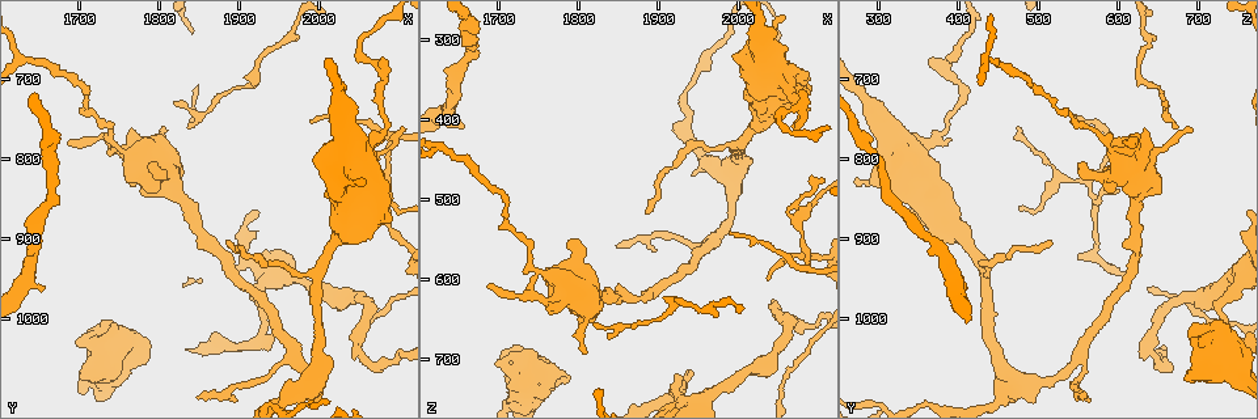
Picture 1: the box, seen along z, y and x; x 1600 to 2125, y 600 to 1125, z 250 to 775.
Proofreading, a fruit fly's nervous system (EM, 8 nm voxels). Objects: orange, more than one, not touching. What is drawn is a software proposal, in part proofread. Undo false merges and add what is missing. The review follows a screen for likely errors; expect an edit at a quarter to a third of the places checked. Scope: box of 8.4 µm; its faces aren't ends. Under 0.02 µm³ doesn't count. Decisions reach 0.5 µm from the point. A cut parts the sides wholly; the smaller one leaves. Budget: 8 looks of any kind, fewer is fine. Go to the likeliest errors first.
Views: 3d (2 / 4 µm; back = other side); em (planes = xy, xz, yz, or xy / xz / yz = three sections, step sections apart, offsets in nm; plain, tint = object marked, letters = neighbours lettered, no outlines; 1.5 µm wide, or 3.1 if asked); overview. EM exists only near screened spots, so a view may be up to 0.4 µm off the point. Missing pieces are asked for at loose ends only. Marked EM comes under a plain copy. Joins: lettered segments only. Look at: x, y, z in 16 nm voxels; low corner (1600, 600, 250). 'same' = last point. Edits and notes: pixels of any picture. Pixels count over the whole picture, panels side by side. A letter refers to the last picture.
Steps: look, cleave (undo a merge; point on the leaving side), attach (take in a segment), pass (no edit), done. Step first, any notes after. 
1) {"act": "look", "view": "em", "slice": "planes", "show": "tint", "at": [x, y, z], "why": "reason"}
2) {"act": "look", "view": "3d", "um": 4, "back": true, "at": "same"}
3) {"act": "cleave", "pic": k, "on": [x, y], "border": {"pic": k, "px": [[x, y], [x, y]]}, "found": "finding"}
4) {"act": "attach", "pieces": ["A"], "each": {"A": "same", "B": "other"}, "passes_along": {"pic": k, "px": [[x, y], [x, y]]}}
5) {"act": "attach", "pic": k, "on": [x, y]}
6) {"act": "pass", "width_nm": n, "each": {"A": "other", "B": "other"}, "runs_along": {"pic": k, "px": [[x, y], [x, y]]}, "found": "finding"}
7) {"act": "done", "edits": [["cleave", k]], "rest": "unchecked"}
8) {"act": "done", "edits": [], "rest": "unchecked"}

{"act": "look", "view": "3d", "um": 2, "at": [1805, 765, 690], "why": "branch stops here"}

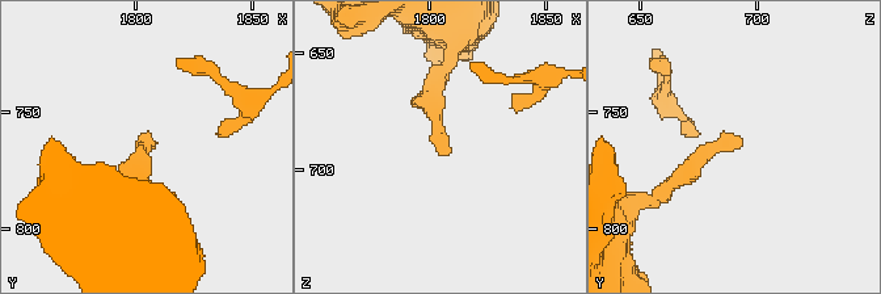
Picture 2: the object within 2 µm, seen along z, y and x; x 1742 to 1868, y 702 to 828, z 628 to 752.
{"act": "look", "view": "em", "slice": "xy", "step": 8, "show": "letters", "at": [1808, 764, 691], "why": "need the tissue"}

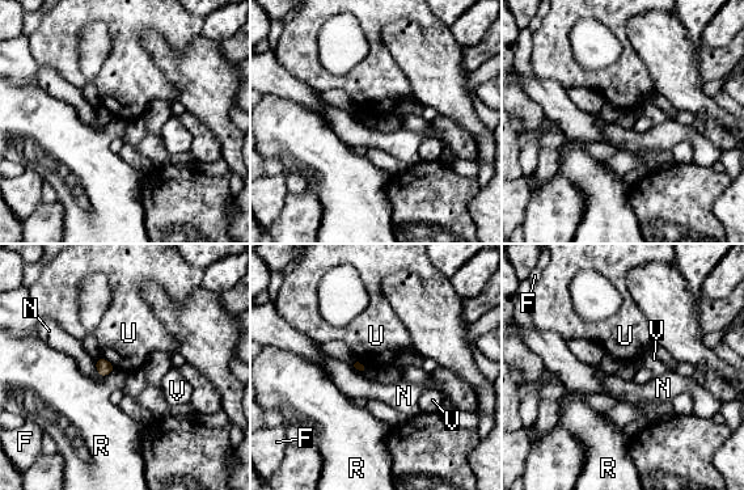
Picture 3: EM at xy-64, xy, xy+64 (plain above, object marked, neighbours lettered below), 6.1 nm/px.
{"act": "pass", "each": {"F": "other", "N": "other", "R": "other", "U": "other", "V": "other"}, "border": {"pic": 3, "px": [[114, 368], [102, 377]]}, "found": "none of them fits"}

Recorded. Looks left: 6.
{"act": "look", "view": "em", "slice": "planes", "show": "tint", "at": [2055, 1045, 640], "why": "sharp bend"}

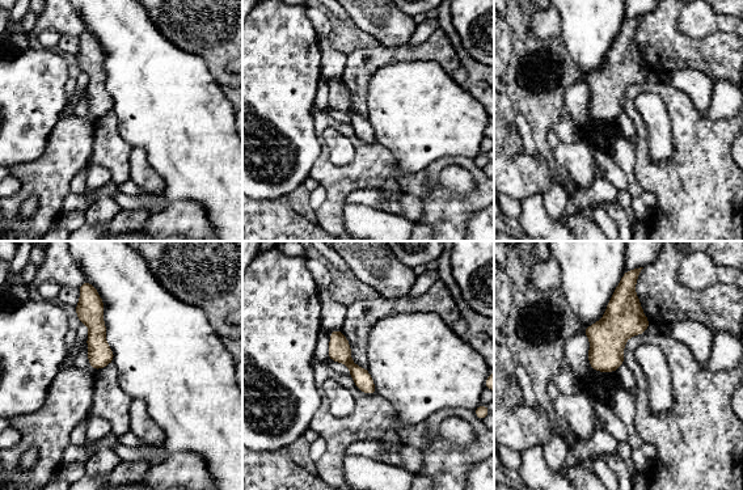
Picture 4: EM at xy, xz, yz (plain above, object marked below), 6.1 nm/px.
{"act": "look", "view": "em", "slice": "planes", "show": "letters", "at": "same"}

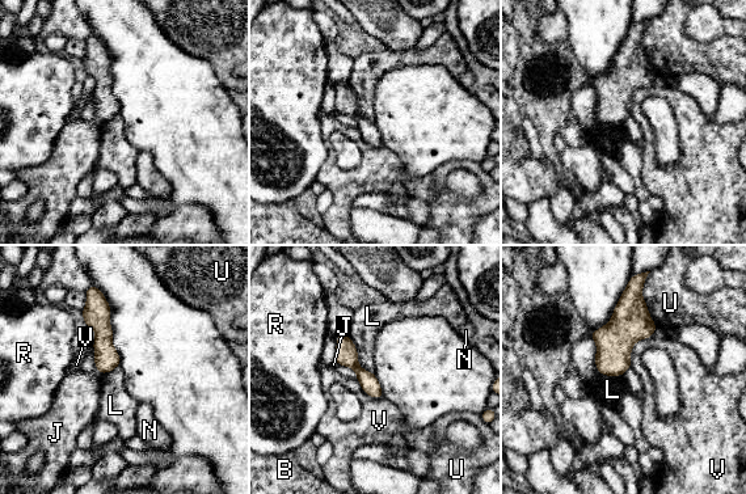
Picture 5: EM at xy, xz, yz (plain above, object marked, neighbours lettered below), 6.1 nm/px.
{"act": "pass", "longest_contact_nm": ["L", 320], "each": {"B": "other", "J": "other", "L": "other", "N": "other", "R": "other", "U": "other", "V": "other"}, "found": "one neuron here"}

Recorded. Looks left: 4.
{"act": "look", "view": "em", "slice": "xz", "step": 8, "show": "tint", "at": [1995, 945, 435], "why": "arms part here"}

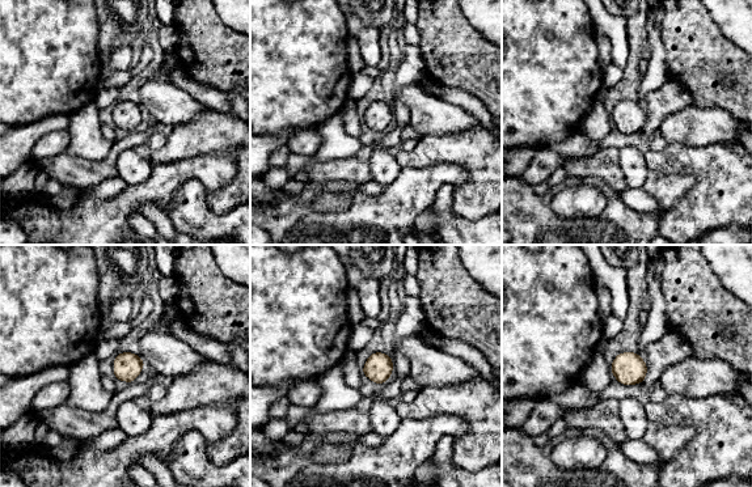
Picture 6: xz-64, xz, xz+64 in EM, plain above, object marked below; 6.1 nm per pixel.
{"act": "look", "view": "em", "slice": "planes", "show": "letters", "at": "same"}

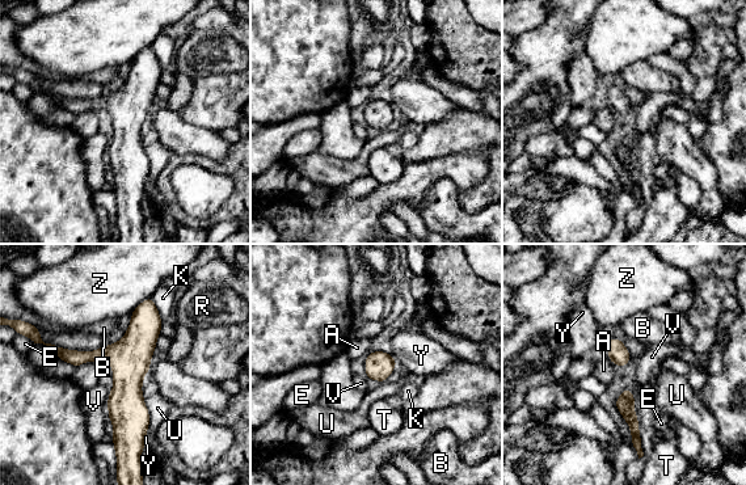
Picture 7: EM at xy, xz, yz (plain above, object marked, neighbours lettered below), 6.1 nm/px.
{"act": "pass", "each": {"A": "other", "B": "other", "E": "other", "K": "other", "R": "other", "T": "other", "U": "other", "V": "other", "Y": "other", "Z": "other"}, "runs_along": {"pic": 7, "px": [[150, 302], [118, 438]]}, "found": "one neuron here"}

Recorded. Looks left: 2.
{"act": "done", "edits": [], "rest": "unchecked"}

